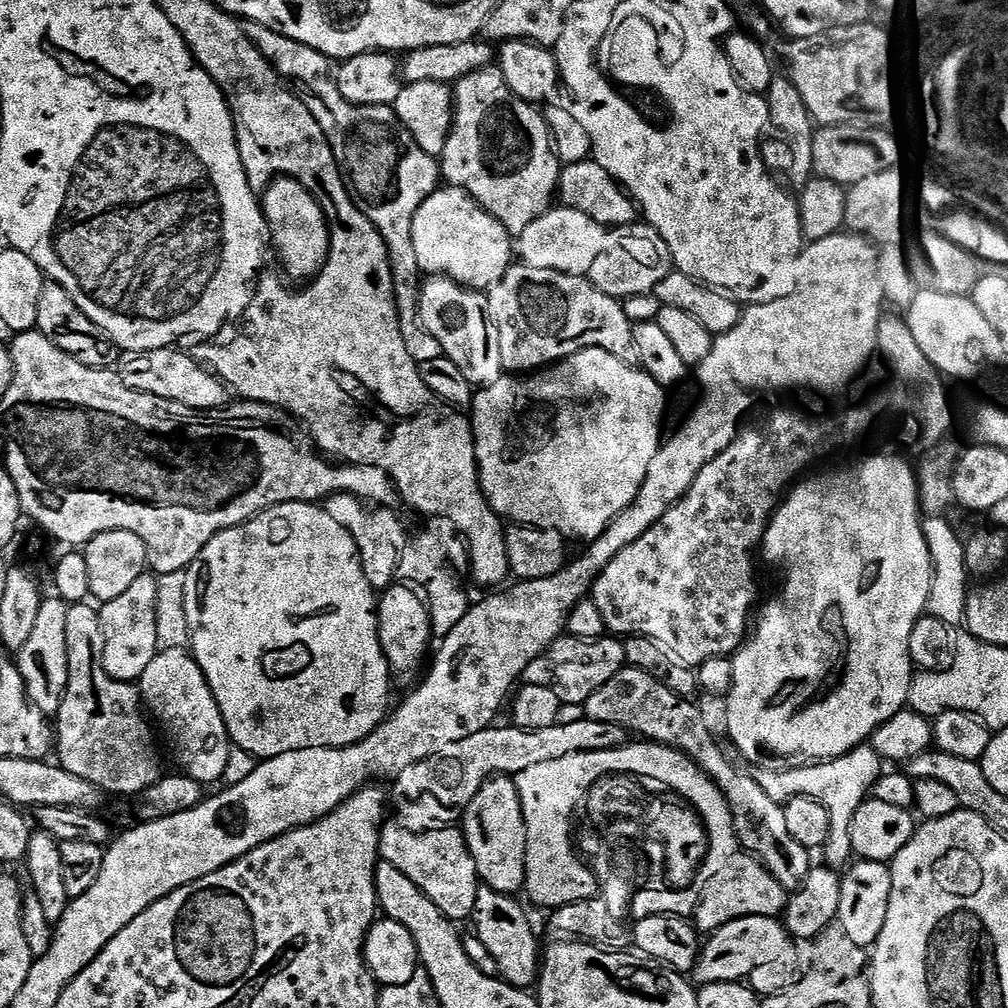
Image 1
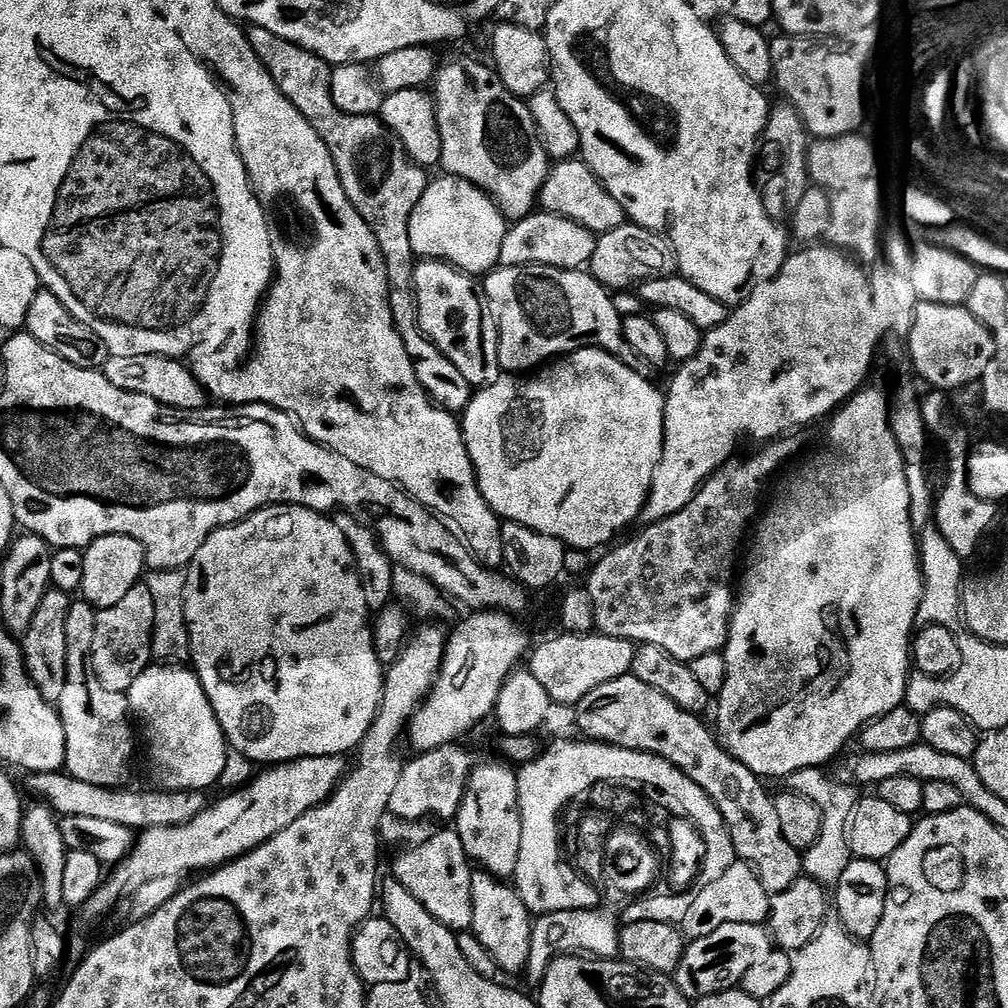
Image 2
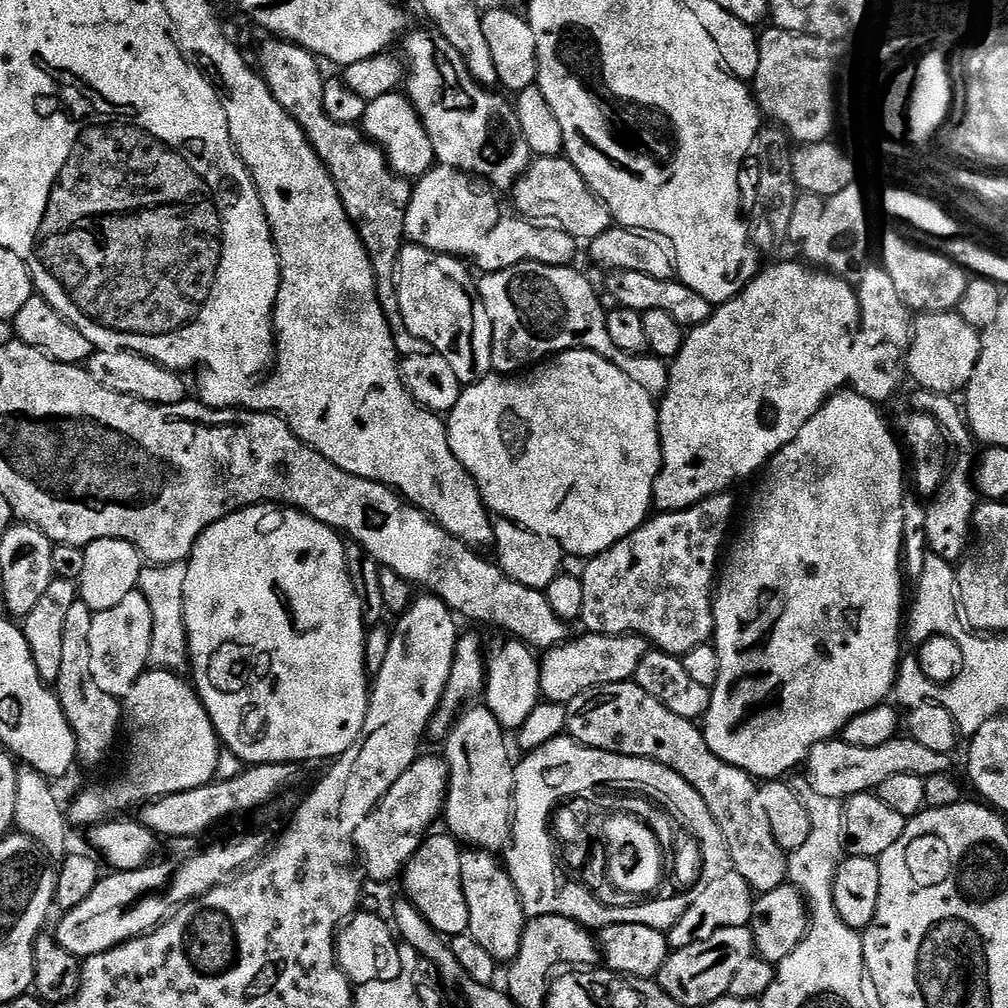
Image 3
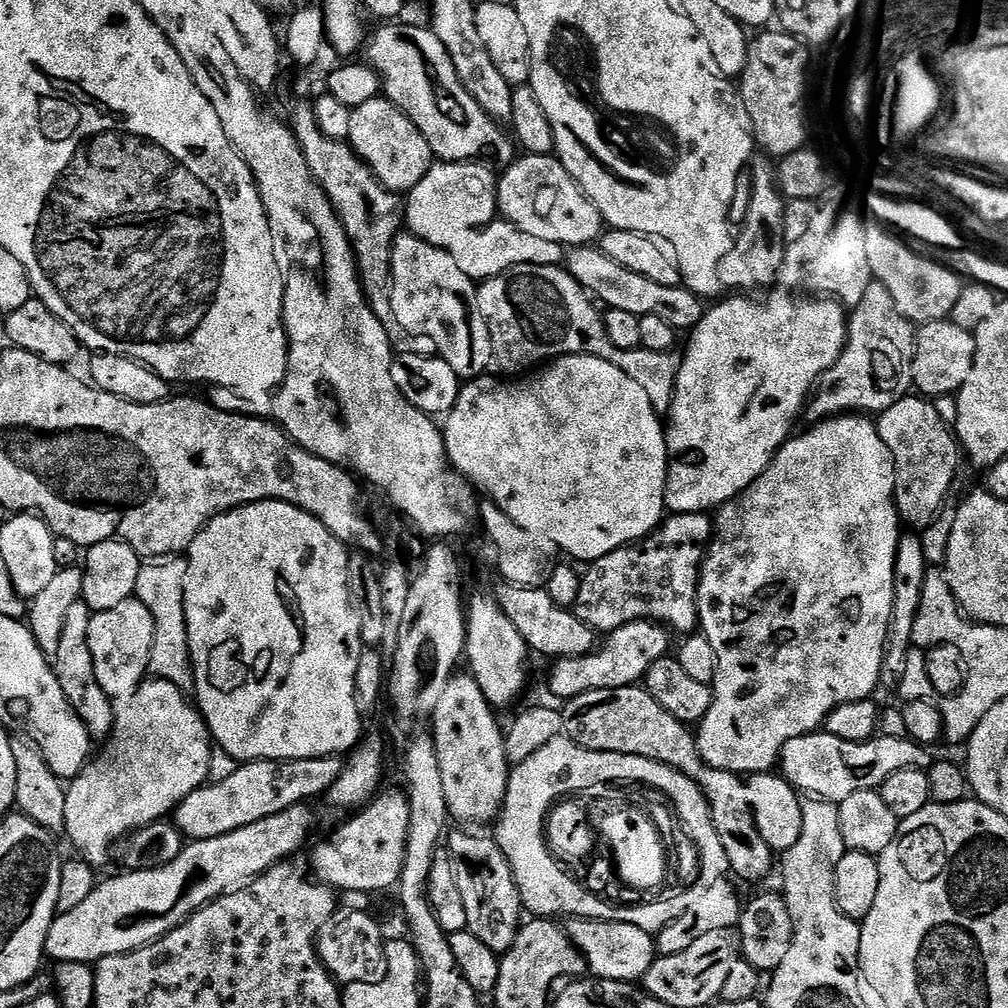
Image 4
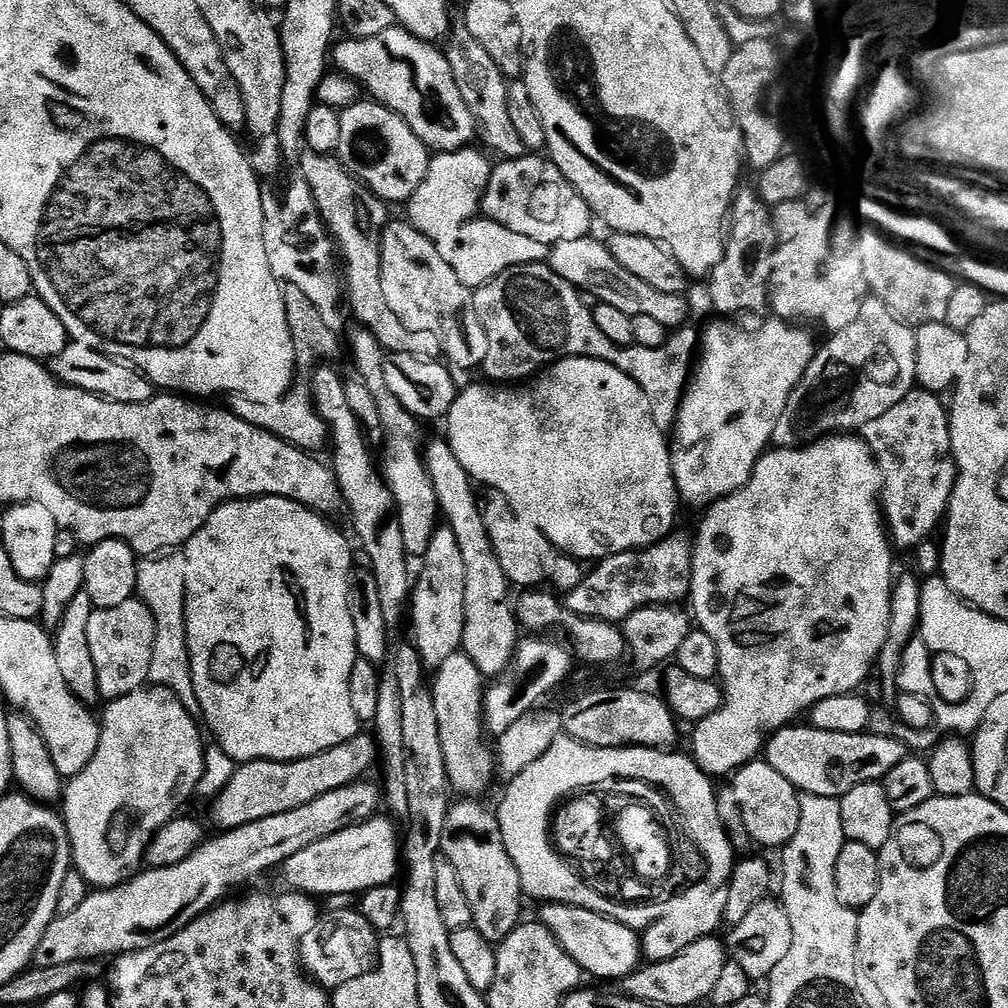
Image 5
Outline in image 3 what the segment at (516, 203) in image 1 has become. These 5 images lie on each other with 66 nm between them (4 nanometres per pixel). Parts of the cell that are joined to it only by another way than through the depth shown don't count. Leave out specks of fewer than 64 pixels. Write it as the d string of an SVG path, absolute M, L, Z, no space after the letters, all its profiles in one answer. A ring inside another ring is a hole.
M435 31L411 32L403 41L406 95L424 121L437 161L443 167L479 176L497 190L515 188L534 157L518 131L520 119L513 101L503 100L496 90L479 84L471 76L462 54L446 37Z

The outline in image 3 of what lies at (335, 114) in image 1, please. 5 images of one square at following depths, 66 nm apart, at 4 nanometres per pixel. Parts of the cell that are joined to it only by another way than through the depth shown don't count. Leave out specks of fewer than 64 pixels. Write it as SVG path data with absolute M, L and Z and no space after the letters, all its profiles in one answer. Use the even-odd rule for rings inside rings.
M268 38L260 48L259 71L268 83L268 88L278 98L278 102L300 123L300 129L306 133L312 148L320 155L320 161L328 167L328 173L334 178L338 186L338 194L344 203L344 209L360 229L360 237L364 239L368 253L372 258L372 265L376 270L376 282L380 289L380 302L389 321L400 320L400 308L397 304L397 264L402 247L406 244L404 223L406 210L410 206L413 185L405 177L397 176L388 164L388 157L384 155L378 144L373 144L363 131L355 124L339 124L327 116L326 106L323 105L324 86L326 76L320 73L321 61L306 49L290 40Z

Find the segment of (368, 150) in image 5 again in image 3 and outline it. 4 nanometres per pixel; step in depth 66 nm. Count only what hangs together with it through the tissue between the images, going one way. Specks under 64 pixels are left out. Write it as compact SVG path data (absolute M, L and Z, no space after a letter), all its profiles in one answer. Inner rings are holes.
M399 91L386 94L377 100L367 101L362 131L373 144L380 146L397 176L419 178L425 176L437 163L436 151L430 142L430 134L426 130L424 121L416 112L412 101Z

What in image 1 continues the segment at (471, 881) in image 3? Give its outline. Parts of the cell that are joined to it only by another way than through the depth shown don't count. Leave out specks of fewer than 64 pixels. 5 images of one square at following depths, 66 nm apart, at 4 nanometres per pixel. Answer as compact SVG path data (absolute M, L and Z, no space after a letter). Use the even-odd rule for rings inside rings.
M483 886L477 887L476 909L472 911L470 924L476 927L473 928L474 935L482 942L482 946L486 946L486 950L490 950L490 955L494 957L494 962L498 962L499 979L506 981L507 984L513 984L515 988L528 990L537 983L540 975L542 948L541 945L536 945L536 932L532 929L532 924L528 921L523 906L516 900L519 899L515 895L506 892L495 892Z

